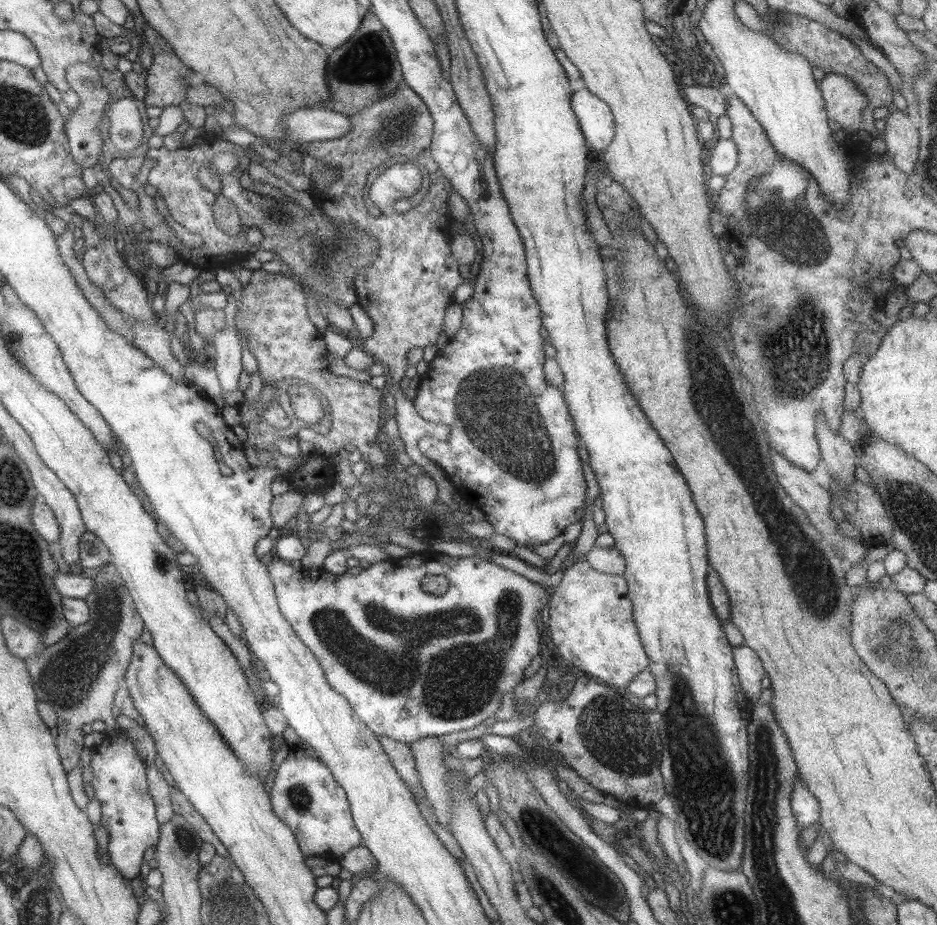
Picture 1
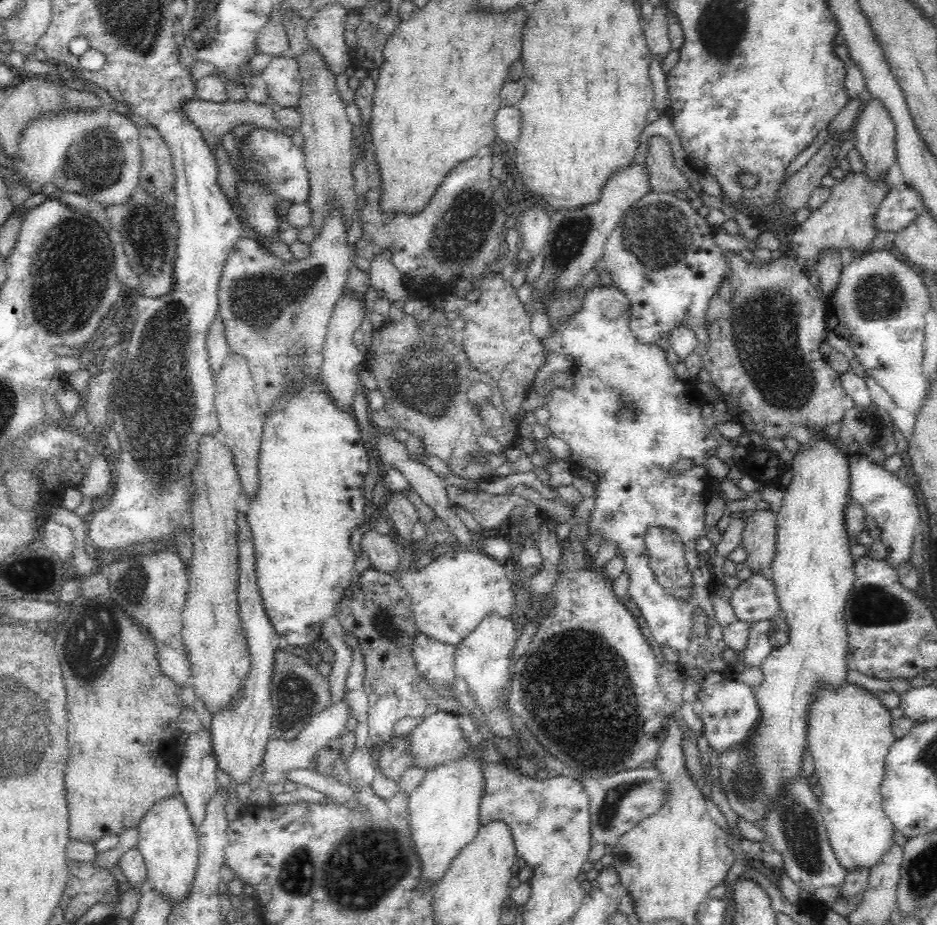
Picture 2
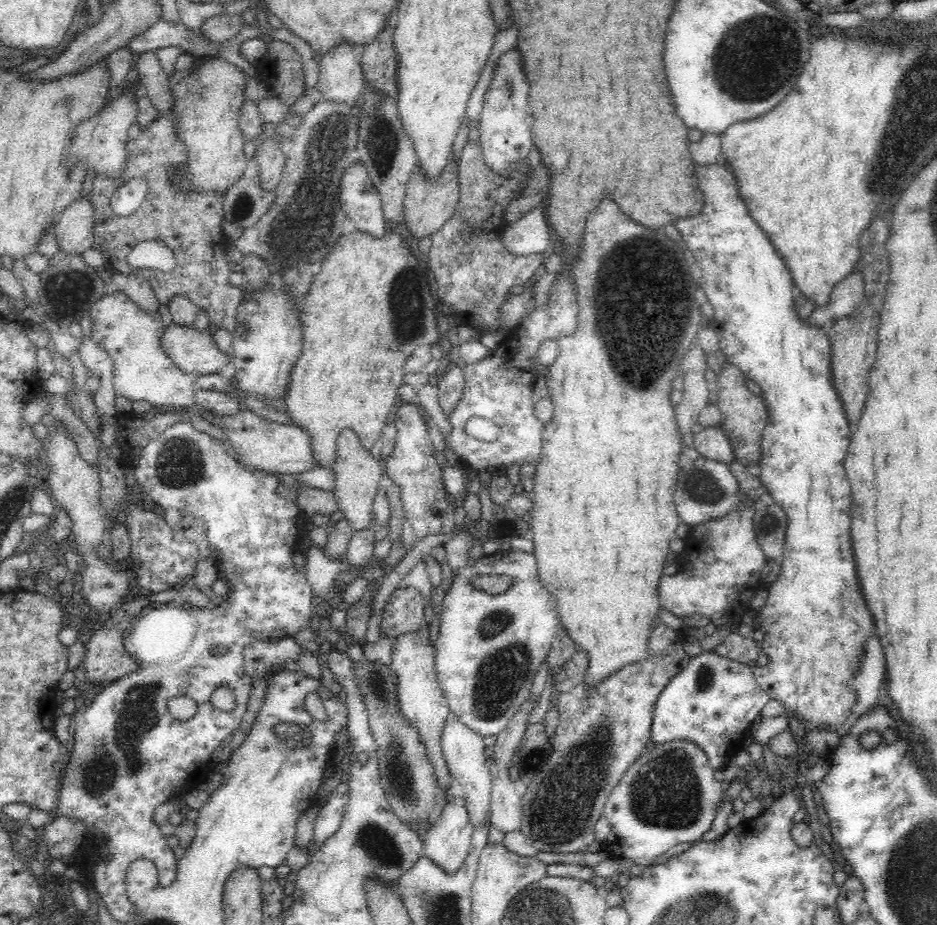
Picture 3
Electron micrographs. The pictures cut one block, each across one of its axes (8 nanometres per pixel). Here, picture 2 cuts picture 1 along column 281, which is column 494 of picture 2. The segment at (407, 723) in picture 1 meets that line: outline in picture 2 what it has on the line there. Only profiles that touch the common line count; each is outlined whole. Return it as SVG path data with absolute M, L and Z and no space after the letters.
M447 552L436 556L430 564L424 567L418 567L416 561L411 562L408 566L397 566L391 574L397 580L397 583L406 591L410 598L410 607L413 615L413 622L428 638L453 646L462 644L482 620L492 616L509 618L513 620L515 614L515 593L513 584L502 569L502 563L486 556L483 552Z

